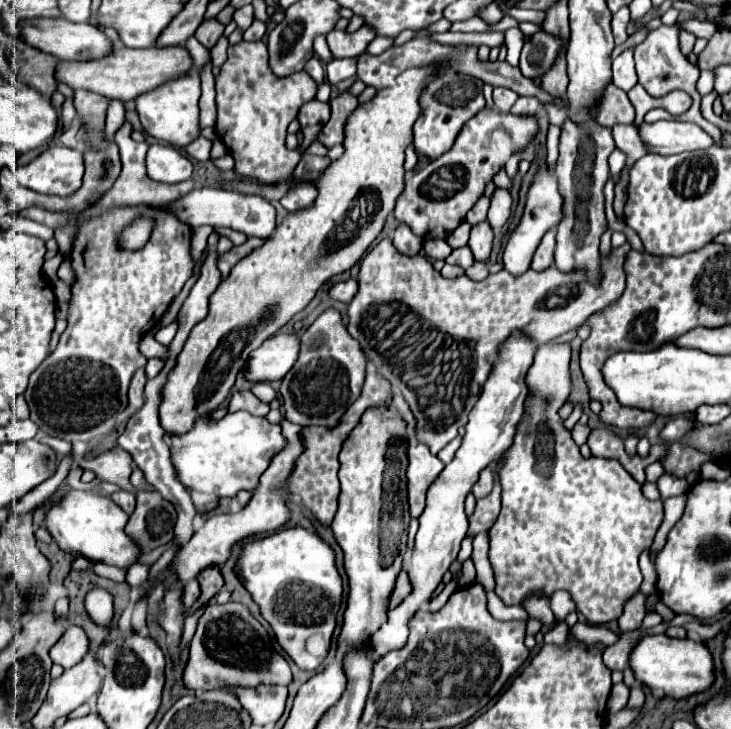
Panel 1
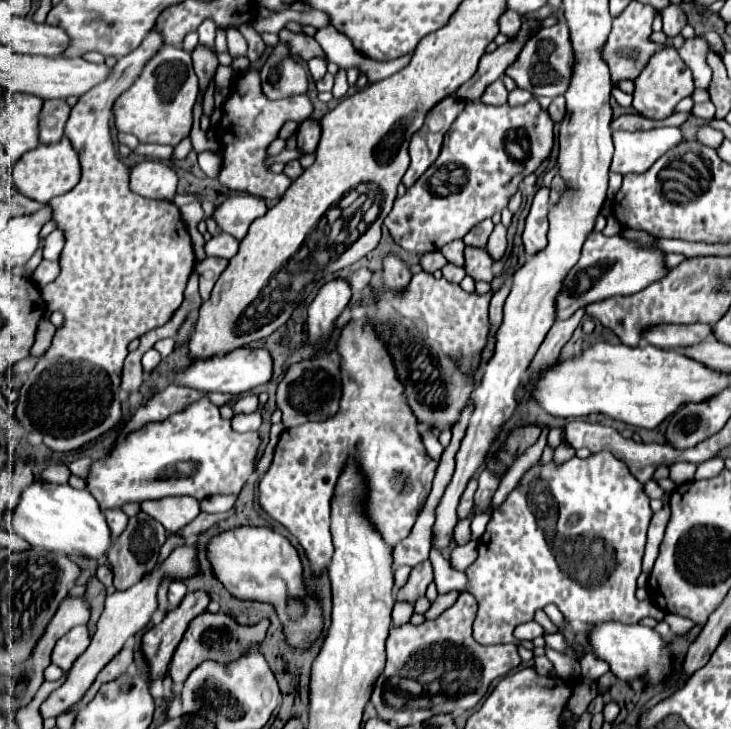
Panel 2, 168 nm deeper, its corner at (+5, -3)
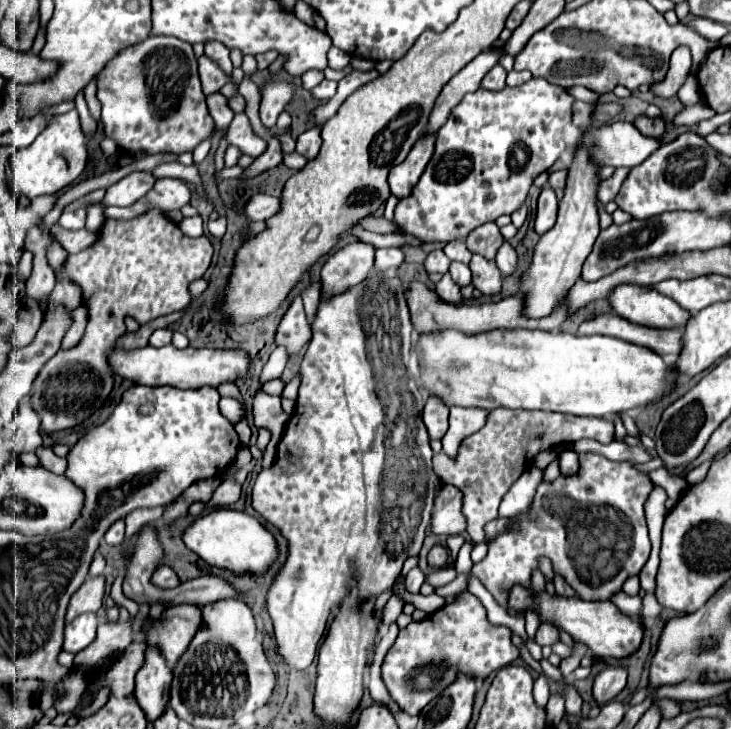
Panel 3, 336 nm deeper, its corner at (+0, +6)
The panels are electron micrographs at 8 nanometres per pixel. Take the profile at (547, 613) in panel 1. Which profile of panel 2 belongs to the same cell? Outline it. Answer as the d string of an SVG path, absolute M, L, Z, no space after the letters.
M532 620L532 622L520 624L520 626L514 630L514 636L520 638L520 640L534 640L534 638L538 638L538 636L544 636L544 628Z

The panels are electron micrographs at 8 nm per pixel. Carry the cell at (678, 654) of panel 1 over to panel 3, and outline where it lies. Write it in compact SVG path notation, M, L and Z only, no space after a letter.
M515 587L511 591L511 597L509 597L509 605L513 609L531 609L535 607L541 615L541 621L547 621L547 623L553 623L561 629L565 629L575 641L581 641L589 647L589 651L593 653L593 657L597 659L625 659L629 655L633 655L641 641L643 641L643 625L639 621L633 621L631 617L623 615L613 603L607 603L607 601L601 601L601 603L595 603L595 601L583 601L579 597L573 597L573 599L565 599L565 597L551 597L549 593L543 593L539 597L533 595L533 591L525 591L523 587Z

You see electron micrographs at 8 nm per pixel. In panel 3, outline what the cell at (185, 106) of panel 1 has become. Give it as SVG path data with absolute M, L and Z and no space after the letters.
M147 37L145 41L121 51L107 67L99 73L97 99L101 101L101 121L107 137L115 139L123 151L147 151L147 153L185 153L193 151L203 139L211 137L215 123L207 111L205 95L197 73L197 57L193 47L177 37Z

